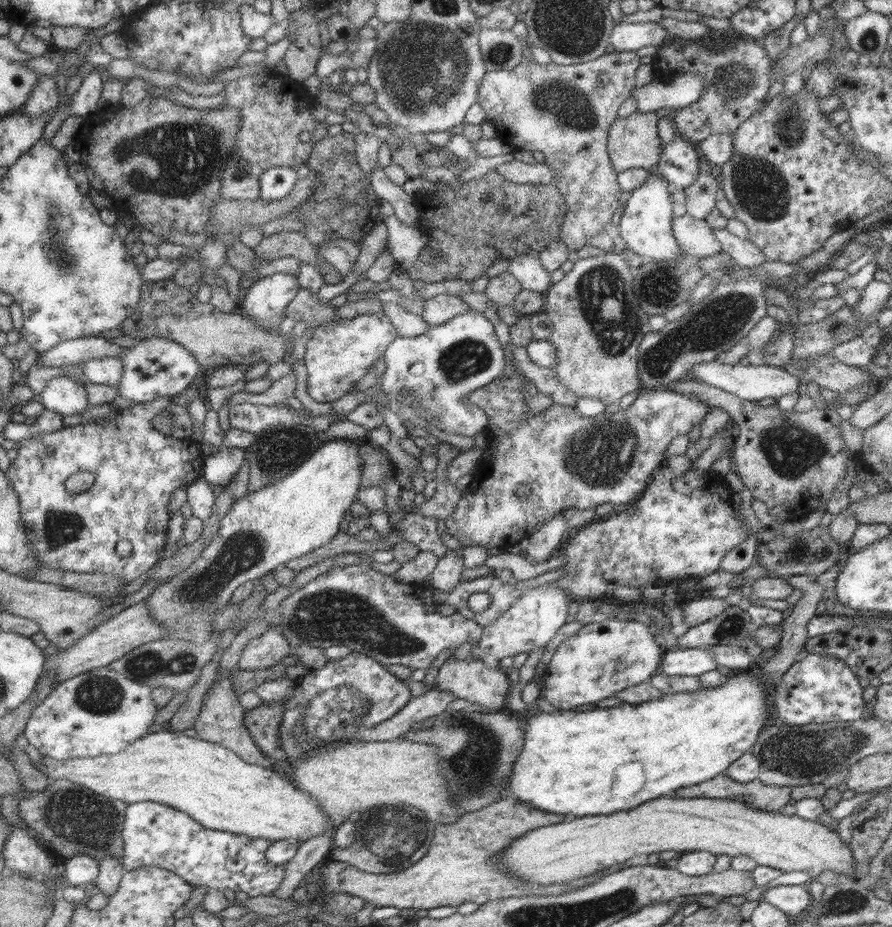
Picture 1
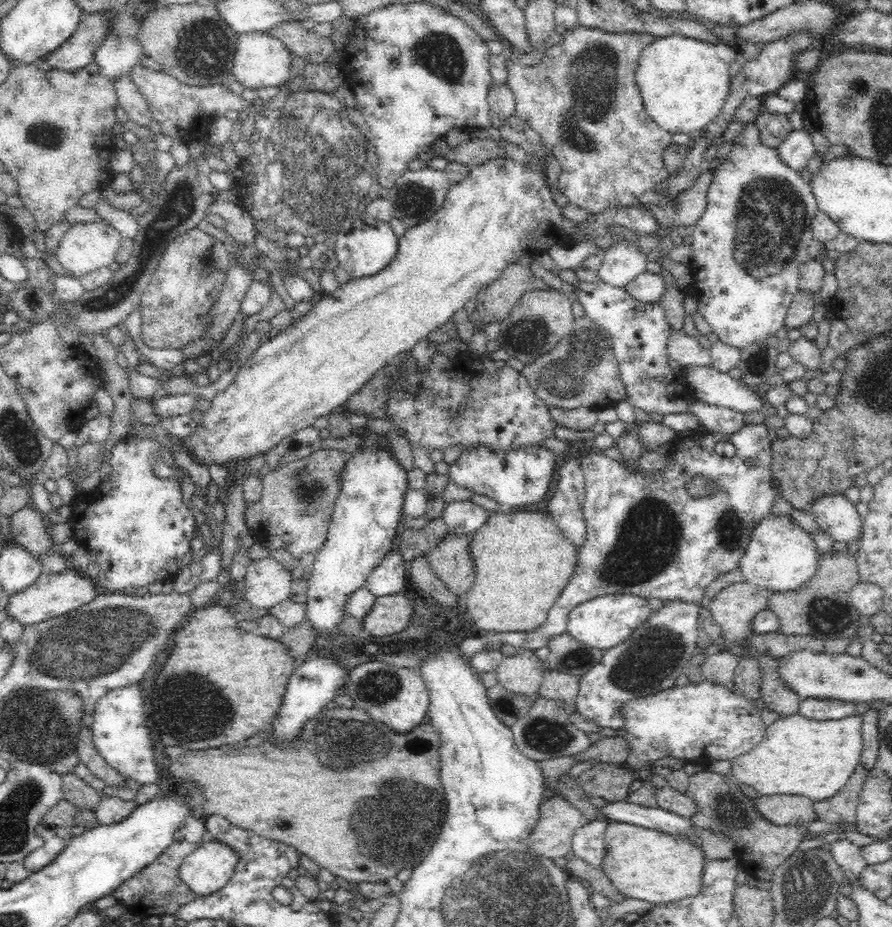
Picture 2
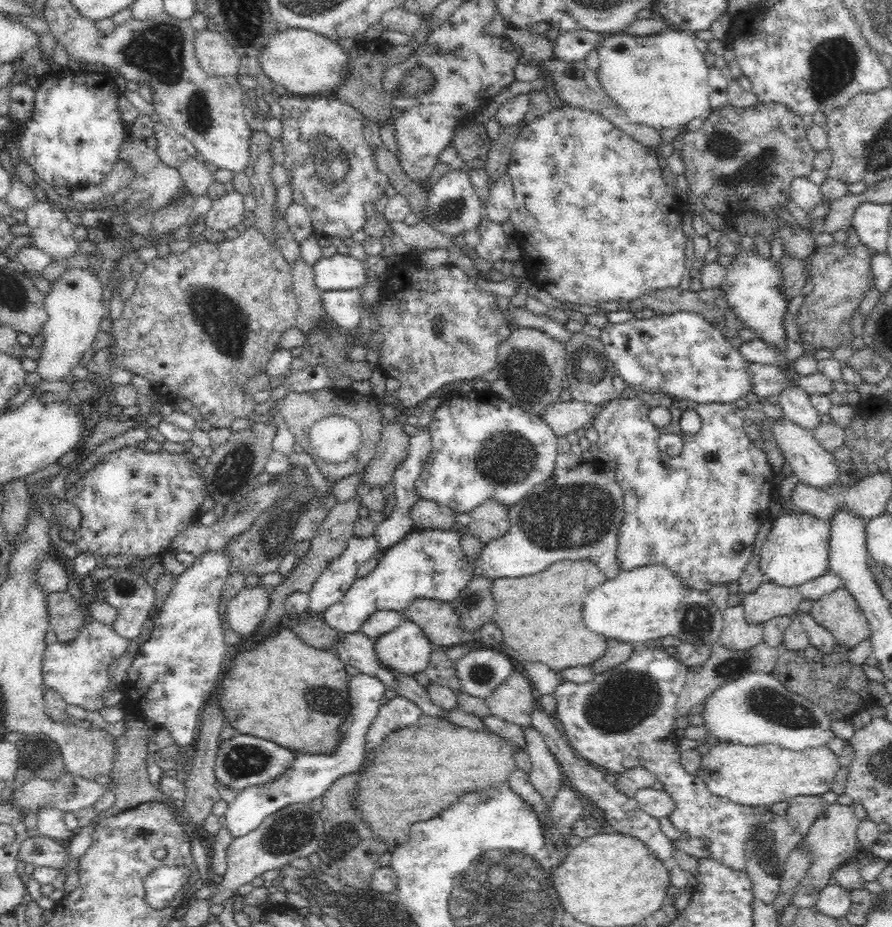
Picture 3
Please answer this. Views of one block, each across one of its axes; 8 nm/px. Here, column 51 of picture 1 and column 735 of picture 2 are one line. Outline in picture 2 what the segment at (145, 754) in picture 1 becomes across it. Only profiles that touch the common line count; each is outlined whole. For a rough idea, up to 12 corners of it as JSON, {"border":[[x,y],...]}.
{"border":[[794,713],[730,761],[759,796],[827,800],[860,763],[862,715]]}

